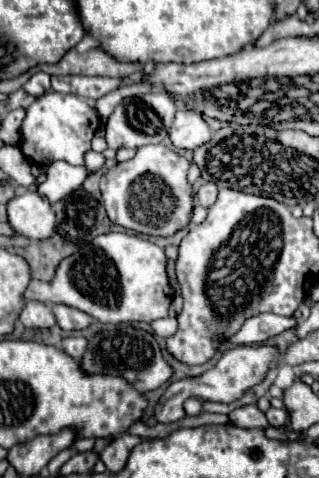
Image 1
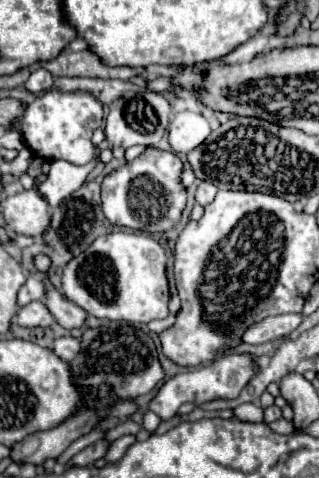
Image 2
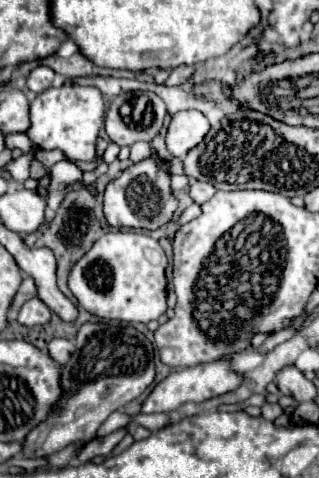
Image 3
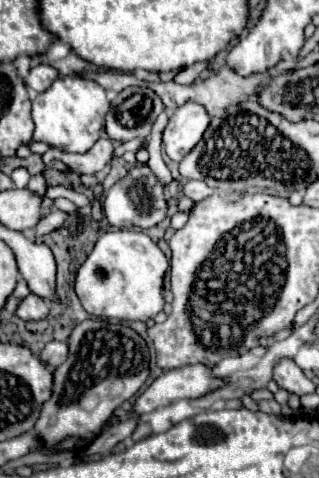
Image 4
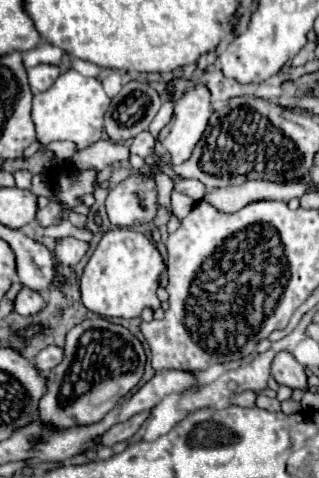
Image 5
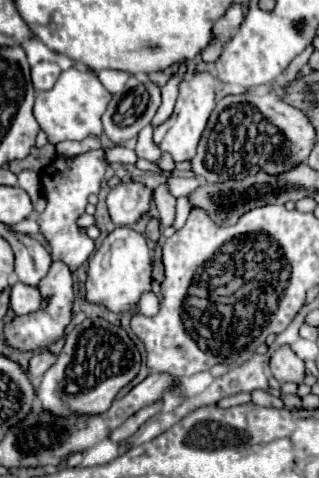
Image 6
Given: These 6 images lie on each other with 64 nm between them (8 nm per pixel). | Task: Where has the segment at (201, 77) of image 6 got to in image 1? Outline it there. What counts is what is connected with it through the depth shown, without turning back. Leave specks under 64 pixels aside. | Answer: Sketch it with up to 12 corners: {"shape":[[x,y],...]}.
{"shape":[[176,112],[170,140],[176,148],[196,150],[210,128],[200,114]]}

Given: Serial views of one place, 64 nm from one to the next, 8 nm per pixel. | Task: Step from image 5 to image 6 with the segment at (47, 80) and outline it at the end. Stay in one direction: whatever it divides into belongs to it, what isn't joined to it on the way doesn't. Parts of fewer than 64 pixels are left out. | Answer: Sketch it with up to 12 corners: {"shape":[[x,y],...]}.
{"shape":[[40,62],[32,66],[36,92],[48,90],[60,76],[58,64]]}

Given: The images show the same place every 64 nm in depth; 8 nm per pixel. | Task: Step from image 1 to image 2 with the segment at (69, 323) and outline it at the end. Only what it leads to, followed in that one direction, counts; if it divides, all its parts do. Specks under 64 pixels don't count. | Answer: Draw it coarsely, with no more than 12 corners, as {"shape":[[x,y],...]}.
{"shape":[[46,282],[46,306],[68,330],[82,328],[86,312]]}

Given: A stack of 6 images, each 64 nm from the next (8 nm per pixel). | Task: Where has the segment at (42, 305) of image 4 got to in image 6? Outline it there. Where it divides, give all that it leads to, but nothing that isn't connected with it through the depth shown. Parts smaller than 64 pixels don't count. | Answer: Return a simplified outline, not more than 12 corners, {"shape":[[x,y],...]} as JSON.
{"shape":[[14,284],[10,308],[18,314],[32,314],[42,308],[40,290]]}

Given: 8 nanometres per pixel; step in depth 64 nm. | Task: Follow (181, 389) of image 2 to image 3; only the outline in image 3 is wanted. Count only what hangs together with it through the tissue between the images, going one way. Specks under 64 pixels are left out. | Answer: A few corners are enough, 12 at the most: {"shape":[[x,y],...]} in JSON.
{"shape":[[230,360],[174,370],[142,412],[174,412],[234,392]]}

